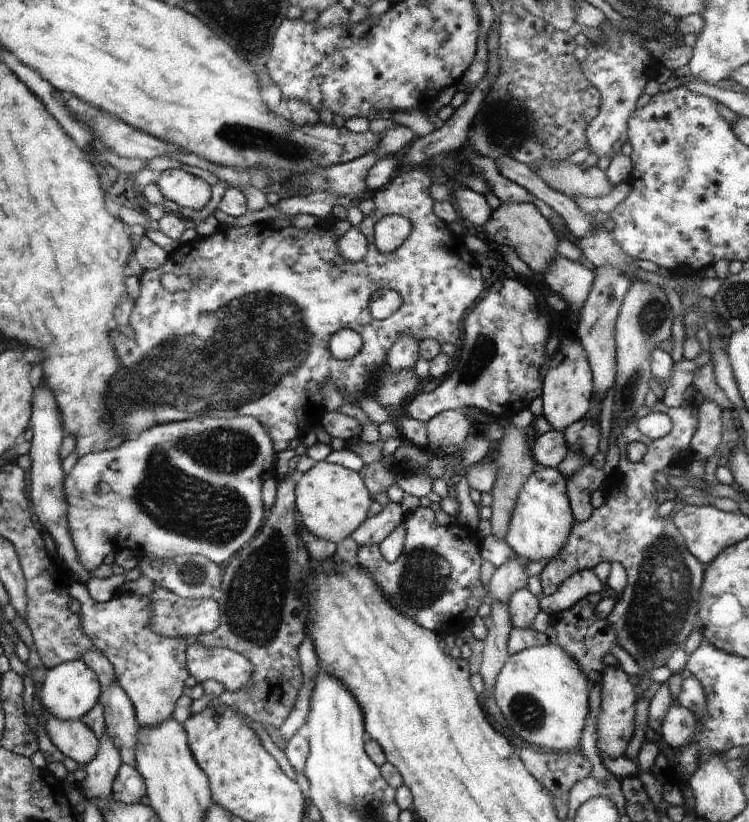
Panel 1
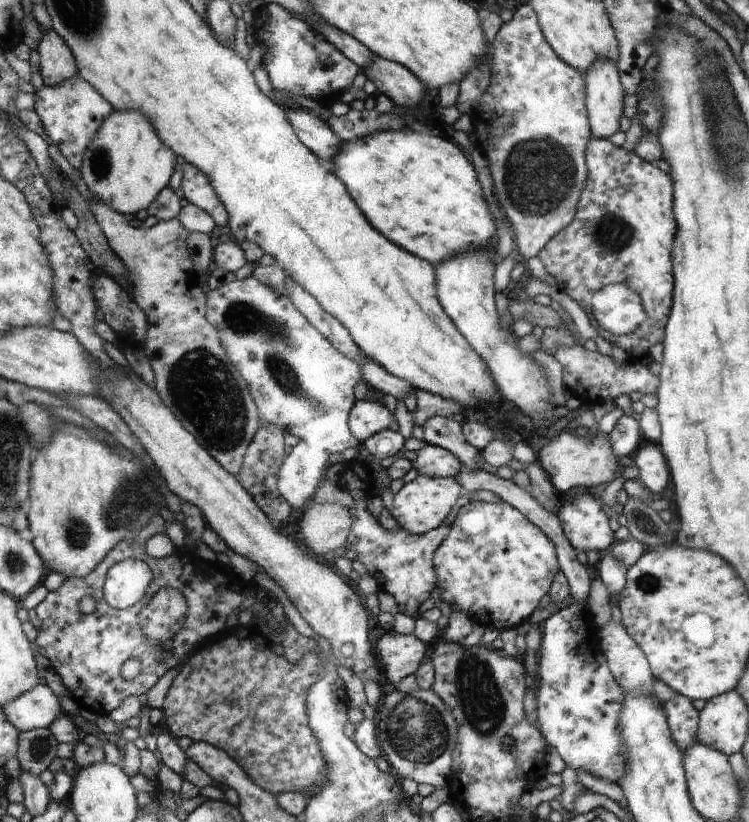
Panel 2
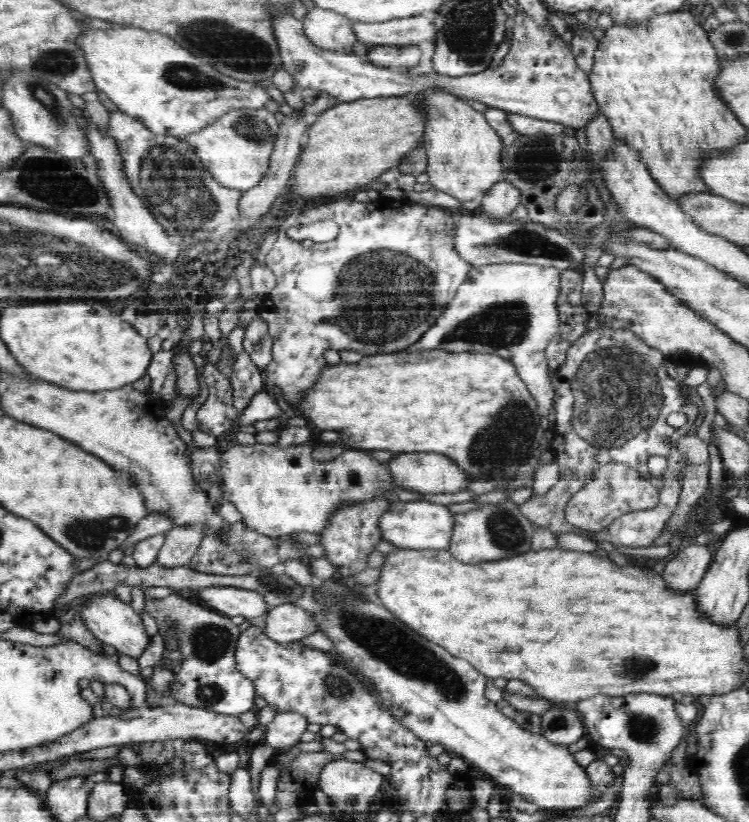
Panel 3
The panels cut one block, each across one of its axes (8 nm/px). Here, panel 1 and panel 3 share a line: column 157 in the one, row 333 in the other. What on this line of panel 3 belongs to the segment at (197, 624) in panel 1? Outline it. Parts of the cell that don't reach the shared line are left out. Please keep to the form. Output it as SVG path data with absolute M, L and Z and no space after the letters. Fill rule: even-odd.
M597 327L572 342L563 365L551 378L555 390L556 423L550 450L560 463L559 480L546 494L533 494L519 505L522 514L531 519L536 528L546 530L557 538L579 537L610 542L620 548L656 546L656 540L672 520L680 502L684 472L688 468L680 442L690 433L698 414L697 406L682 393L678 379L668 375L663 357L662 353L644 345L628 330L602 330ZM674 412L686 416L687 422L683 426L674 428L668 422L668 416ZM652 456L662 456L667 462L663 474L666 486L658 488L662 494L658 508L627 512L598 533L586 534L566 522L568 502L591 484L600 467L620 462L628 468L637 469L640 475L652 481L652 472L648 467Z

